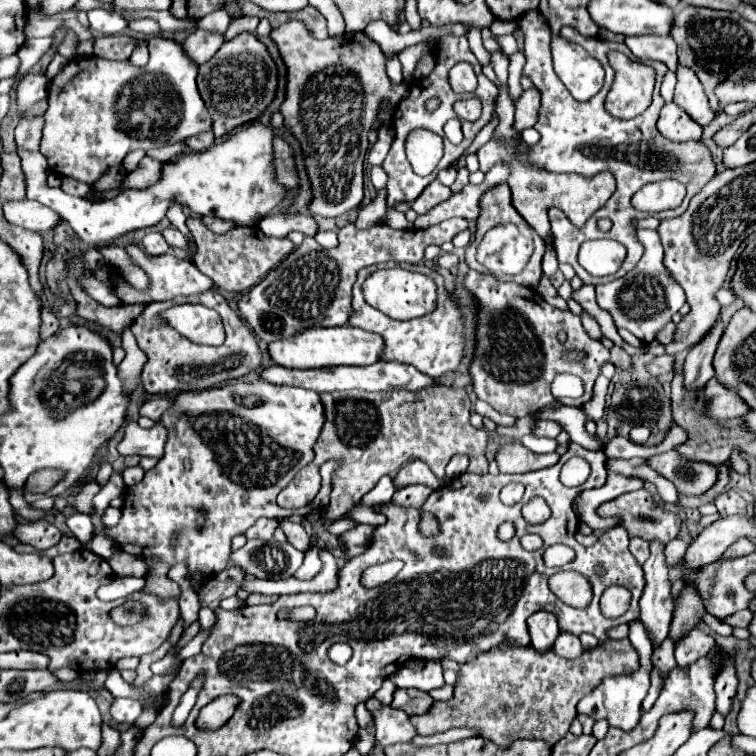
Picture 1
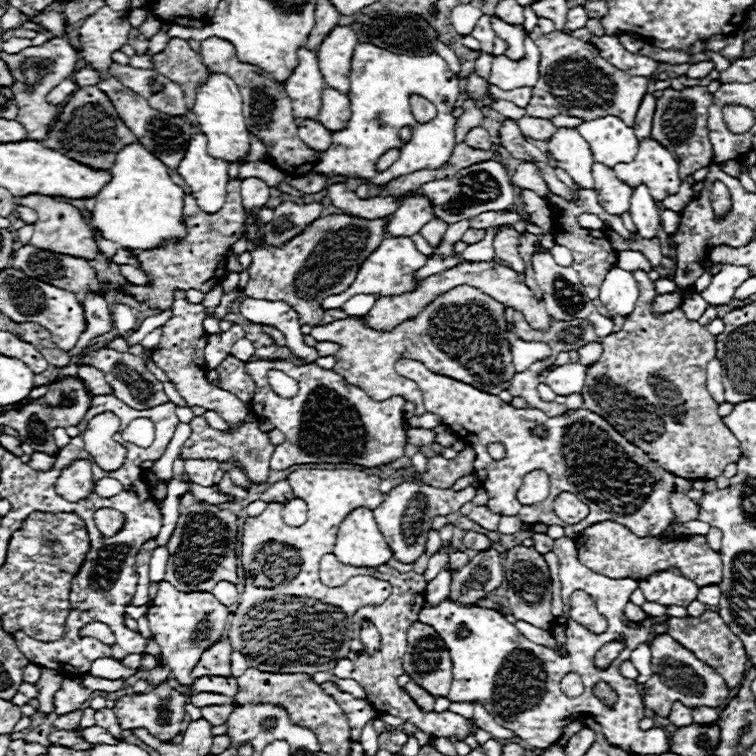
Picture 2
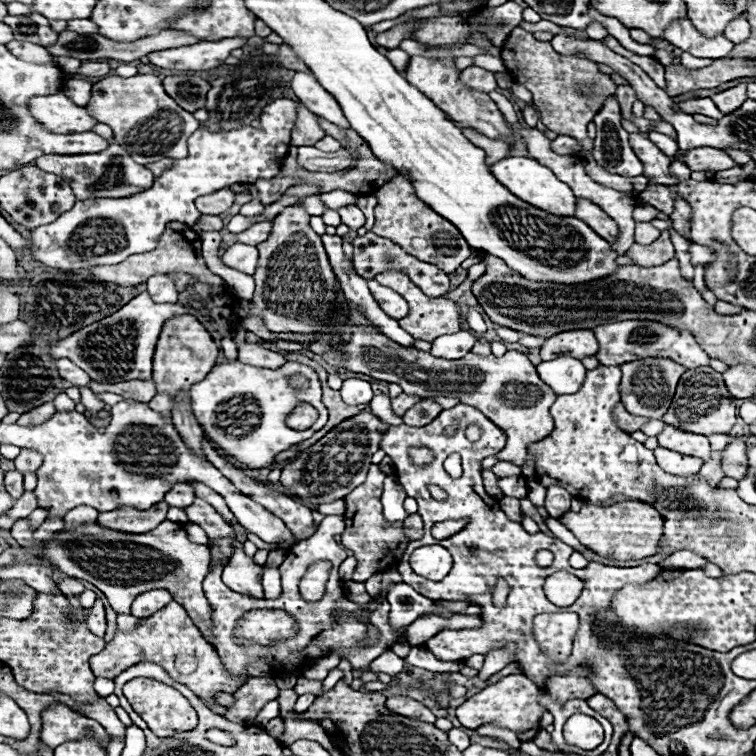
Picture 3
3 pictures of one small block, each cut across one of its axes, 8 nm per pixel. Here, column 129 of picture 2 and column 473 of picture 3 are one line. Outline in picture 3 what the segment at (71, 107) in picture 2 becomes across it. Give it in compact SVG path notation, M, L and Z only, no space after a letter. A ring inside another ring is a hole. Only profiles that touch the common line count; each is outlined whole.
M458 126L458 128L462 130L462 134L464 134L474 146L478 146L478 148L482 148L482 150L486 152L486 162L488 162L488 164L494 164L496 160L506 158L506 156L510 154L512 146L514 146L514 142L508 142L508 140L492 140L492 138L476 132L474 128L462 128L462 126Z

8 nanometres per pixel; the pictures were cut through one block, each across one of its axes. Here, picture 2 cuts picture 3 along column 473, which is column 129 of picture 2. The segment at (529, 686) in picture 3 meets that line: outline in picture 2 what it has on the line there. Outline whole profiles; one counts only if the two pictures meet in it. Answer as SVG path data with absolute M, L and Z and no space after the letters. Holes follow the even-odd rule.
M162 684L156 690L150 690L150 692L144 692L144 694L134 694L134 696L122 696L122 698L118 698L116 706L114 706L114 712L116 712L118 724L120 724L122 730L146 728L158 740L168 742L176 734L180 734L180 730L182 730L184 704L186 704L184 694L172 690L168 684Z

